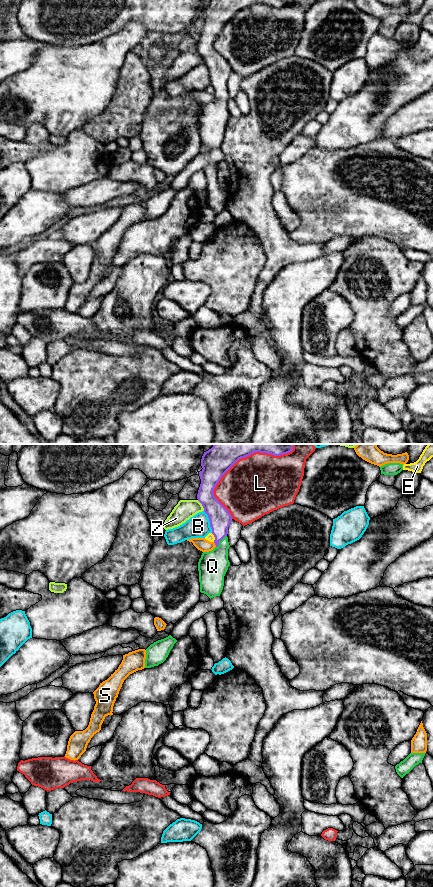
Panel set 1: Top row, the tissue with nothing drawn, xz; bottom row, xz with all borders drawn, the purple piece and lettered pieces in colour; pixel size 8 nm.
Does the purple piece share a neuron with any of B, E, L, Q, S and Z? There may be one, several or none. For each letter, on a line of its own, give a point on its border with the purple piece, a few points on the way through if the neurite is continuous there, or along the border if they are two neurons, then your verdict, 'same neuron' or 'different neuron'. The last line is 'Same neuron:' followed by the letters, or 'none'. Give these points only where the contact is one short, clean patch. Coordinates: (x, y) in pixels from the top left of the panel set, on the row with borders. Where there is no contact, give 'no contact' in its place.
B: meets purple in xz at (210, 522); different neuron
E: meets purple in xz at (214, 536); different neuron
L: meets purple in xz at (238, 459); different neuron
Q: meets purple in xz at (220, 540); same neuron
S: meets purple in xz at (215, 544); different neuron
Z: meets purple in xz at (202, 505); different neuron
Same neuron: Q

